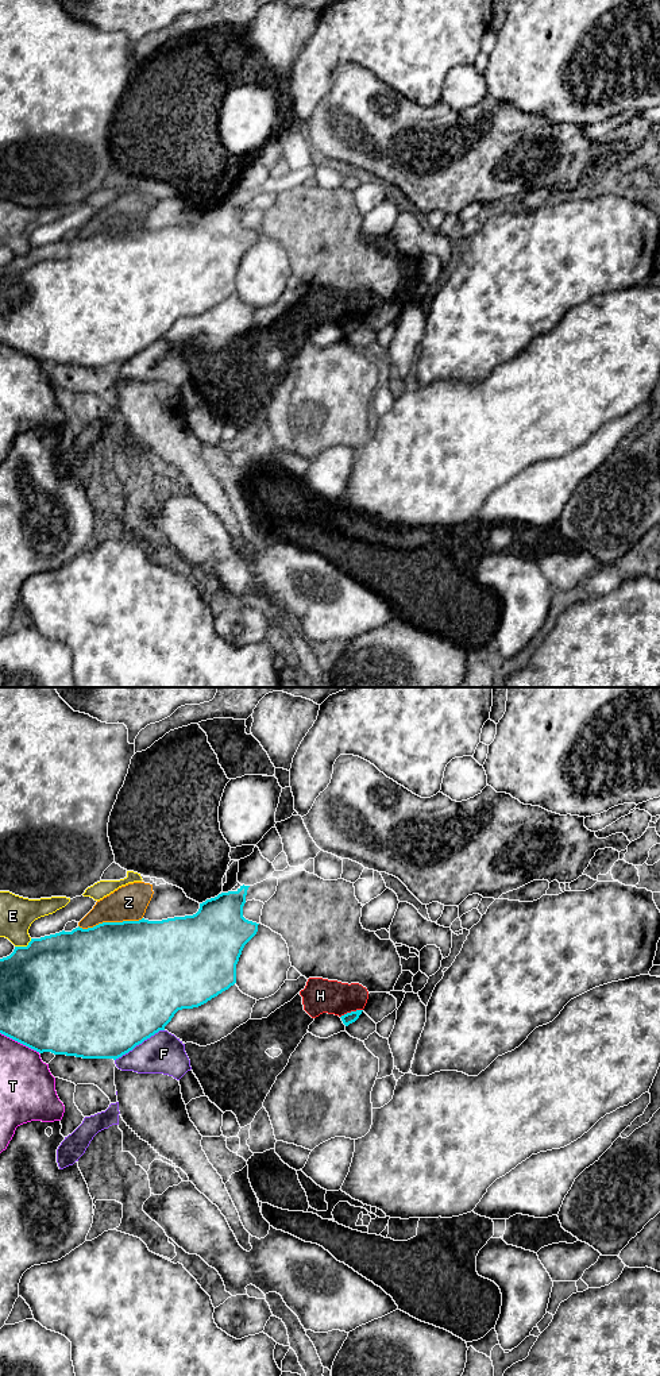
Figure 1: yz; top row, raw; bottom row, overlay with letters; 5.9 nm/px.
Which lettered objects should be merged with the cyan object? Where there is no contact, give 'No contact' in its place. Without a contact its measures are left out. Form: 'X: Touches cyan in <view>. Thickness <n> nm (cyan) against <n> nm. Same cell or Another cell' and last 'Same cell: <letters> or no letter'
E: Touches cyan in yz. Thickness 500 nm (cyan) against 200 nm. Another cell
F: Touches cyan in yz. Thickness 500 nm (cyan) against 240 nm. Another cell
H: Touches cyan in yz. Thickness 70 nm (cyan) against 220 nm. Another cell
T: Touches cyan in yz. Thickness 500 nm (cyan) against 320 nm. Another cell
Z: Touches cyan in yz. Thickness 500 nm (cyan) against 220 nm. Another cell
Same cell: no letter

